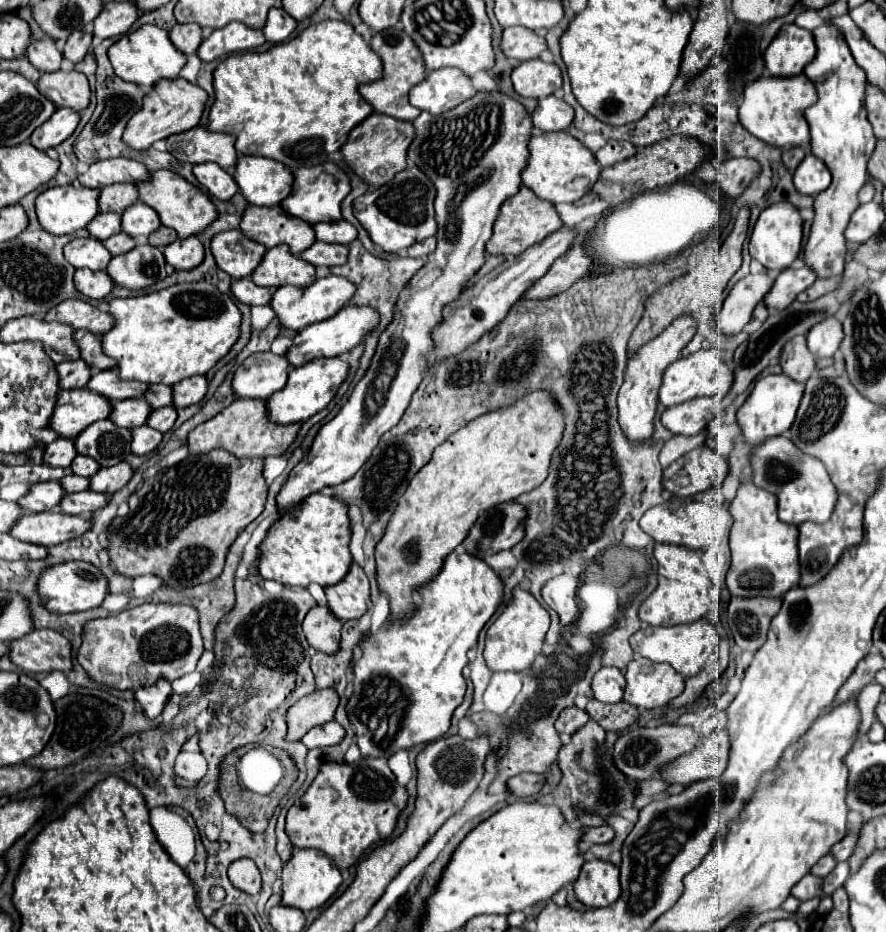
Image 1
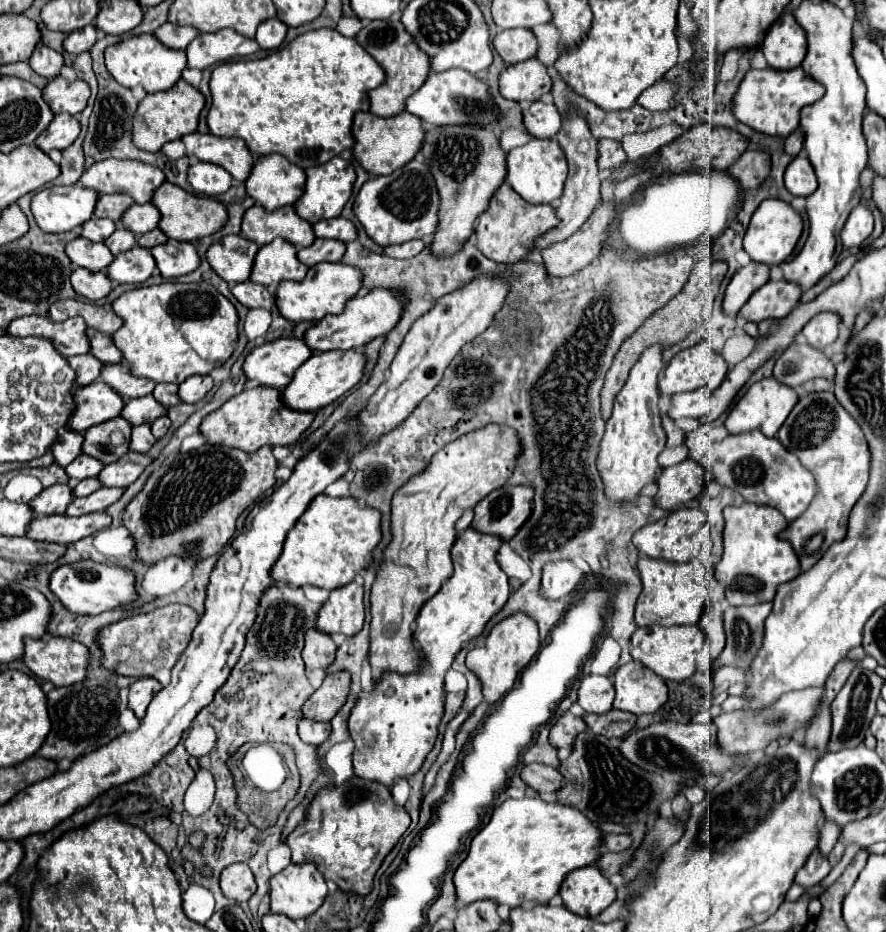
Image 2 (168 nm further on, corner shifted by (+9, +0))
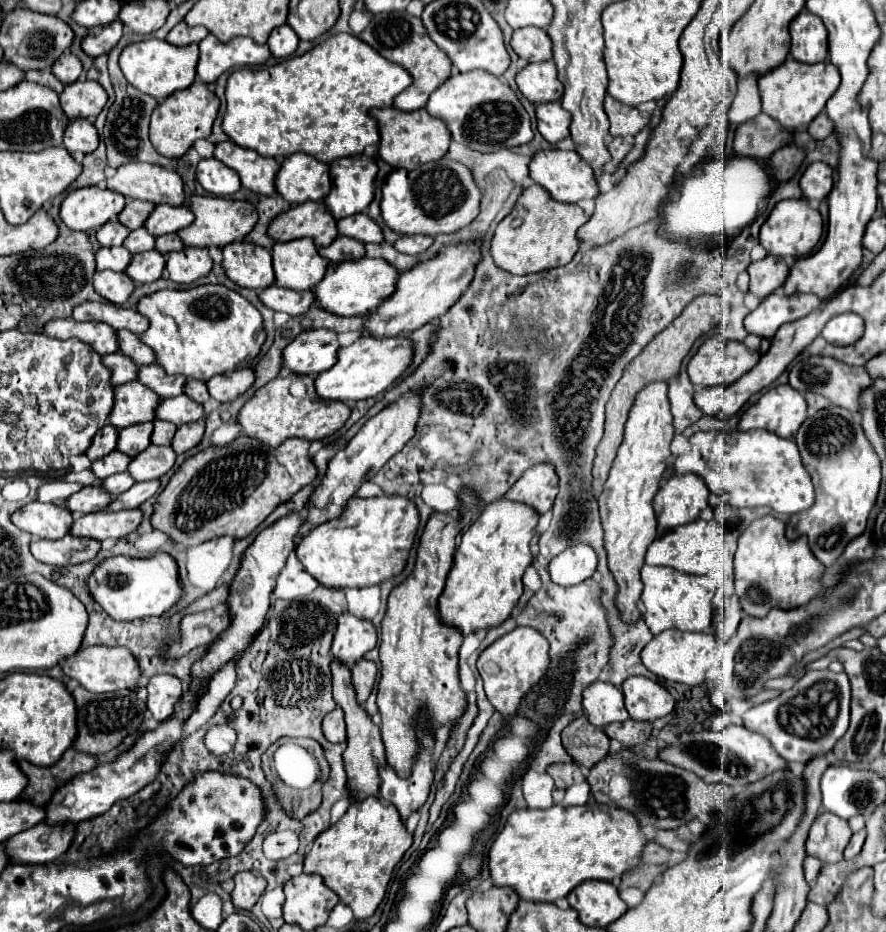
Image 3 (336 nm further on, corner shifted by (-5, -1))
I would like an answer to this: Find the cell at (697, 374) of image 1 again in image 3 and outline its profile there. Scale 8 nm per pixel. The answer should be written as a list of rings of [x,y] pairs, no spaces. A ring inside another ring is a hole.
[[[712,336],[690,358],[686,370],[694,386],[728,386],[746,374],[758,360],[760,354],[750,352],[742,342]]]

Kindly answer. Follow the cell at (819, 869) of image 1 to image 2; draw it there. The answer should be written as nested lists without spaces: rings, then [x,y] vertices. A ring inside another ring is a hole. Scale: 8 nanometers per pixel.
[[[824,821],[824,825],[820,827],[820,851],[824,855],[828,855],[832,851],[832,845],[838,841],[840,837],[840,825],[832,823],[832,821]]]

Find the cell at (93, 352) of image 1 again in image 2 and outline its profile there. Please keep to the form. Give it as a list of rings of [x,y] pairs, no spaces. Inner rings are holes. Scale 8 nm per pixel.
[[[88,329],[88,339],[90,339],[90,353],[98,357],[102,363],[122,363],[120,349],[116,349],[114,341],[108,335],[96,329]]]

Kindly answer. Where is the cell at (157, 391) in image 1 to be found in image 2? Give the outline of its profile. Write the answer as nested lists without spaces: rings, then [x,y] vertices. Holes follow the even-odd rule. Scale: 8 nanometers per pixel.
[[[156,385],[154,393],[152,393],[162,405],[166,407],[172,407],[172,405],[178,405],[180,403],[180,397],[178,397],[178,385]]]

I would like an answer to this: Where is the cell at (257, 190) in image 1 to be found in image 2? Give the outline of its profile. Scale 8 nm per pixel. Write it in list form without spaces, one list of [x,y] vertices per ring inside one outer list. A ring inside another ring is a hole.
[[[280,153],[262,155],[254,159],[250,177],[246,179],[246,191],[266,211],[284,205],[294,205],[304,193],[306,173]]]

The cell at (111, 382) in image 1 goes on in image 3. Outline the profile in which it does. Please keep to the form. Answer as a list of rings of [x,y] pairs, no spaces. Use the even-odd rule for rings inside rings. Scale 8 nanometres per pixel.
[[[148,364],[148,366],[138,368],[138,382],[148,386],[158,396],[170,398],[170,396],[182,394],[182,386],[184,386],[186,378],[184,376],[168,376],[160,366]]]

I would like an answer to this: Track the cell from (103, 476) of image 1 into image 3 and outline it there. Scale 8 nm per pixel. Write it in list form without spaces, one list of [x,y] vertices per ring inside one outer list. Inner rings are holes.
[[[150,444],[146,450],[142,450],[138,456],[132,458],[128,472],[136,482],[156,480],[174,466],[174,460],[176,460],[176,454],[170,446]]]

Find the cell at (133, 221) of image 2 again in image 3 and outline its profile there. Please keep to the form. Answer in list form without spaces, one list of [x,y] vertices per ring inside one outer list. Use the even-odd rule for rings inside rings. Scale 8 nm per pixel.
[[[160,204],[152,210],[144,228],[152,236],[164,236],[164,234],[170,234],[170,232],[178,232],[180,228],[188,226],[192,220],[194,220],[194,214],[186,206],[174,208],[174,206]]]

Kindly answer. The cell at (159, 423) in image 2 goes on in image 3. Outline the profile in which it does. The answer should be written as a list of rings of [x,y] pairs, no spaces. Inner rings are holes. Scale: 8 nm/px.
[[[204,420],[198,422],[190,422],[190,424],[182,424],[178,426],[174,438],[172,438],[172,448],[176,454],[182,454],[190,448],[194,448],[204,434]]]

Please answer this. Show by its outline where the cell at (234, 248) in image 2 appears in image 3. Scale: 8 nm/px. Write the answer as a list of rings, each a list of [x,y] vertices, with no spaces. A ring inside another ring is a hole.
[[[242,240],[232,242],[224,248],[222,266],[226,270],[226,276],[242,288],[264,290],[274,284],[270,250],[262,246]]]

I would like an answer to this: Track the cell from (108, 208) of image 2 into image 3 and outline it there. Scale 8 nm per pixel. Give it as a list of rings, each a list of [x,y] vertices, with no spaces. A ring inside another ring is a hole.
[[[128,200],[124,210],[118,214],[118,220],[128,228],[128,230],[136,230],[140,226],[144,226],[146,218],[150,216],[150,212],[154,210],[152,202],[144,202],[144,200]]]

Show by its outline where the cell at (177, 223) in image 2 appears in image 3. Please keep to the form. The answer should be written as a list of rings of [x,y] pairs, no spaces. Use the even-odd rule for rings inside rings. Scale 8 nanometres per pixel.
[[[190,196],[190,210],[194,214],[194,222],[190,226],[182,228],[178,234],[166,234],[156,238],[156,250],[162,252],[164,256],[168,256],[174,250],[182,250],[184,246],[198,246],[198,248],[220,246],[222,248],[230,242],[242,240],[258,220],[258,214],[250,202],[218,198],[218,196]]]

